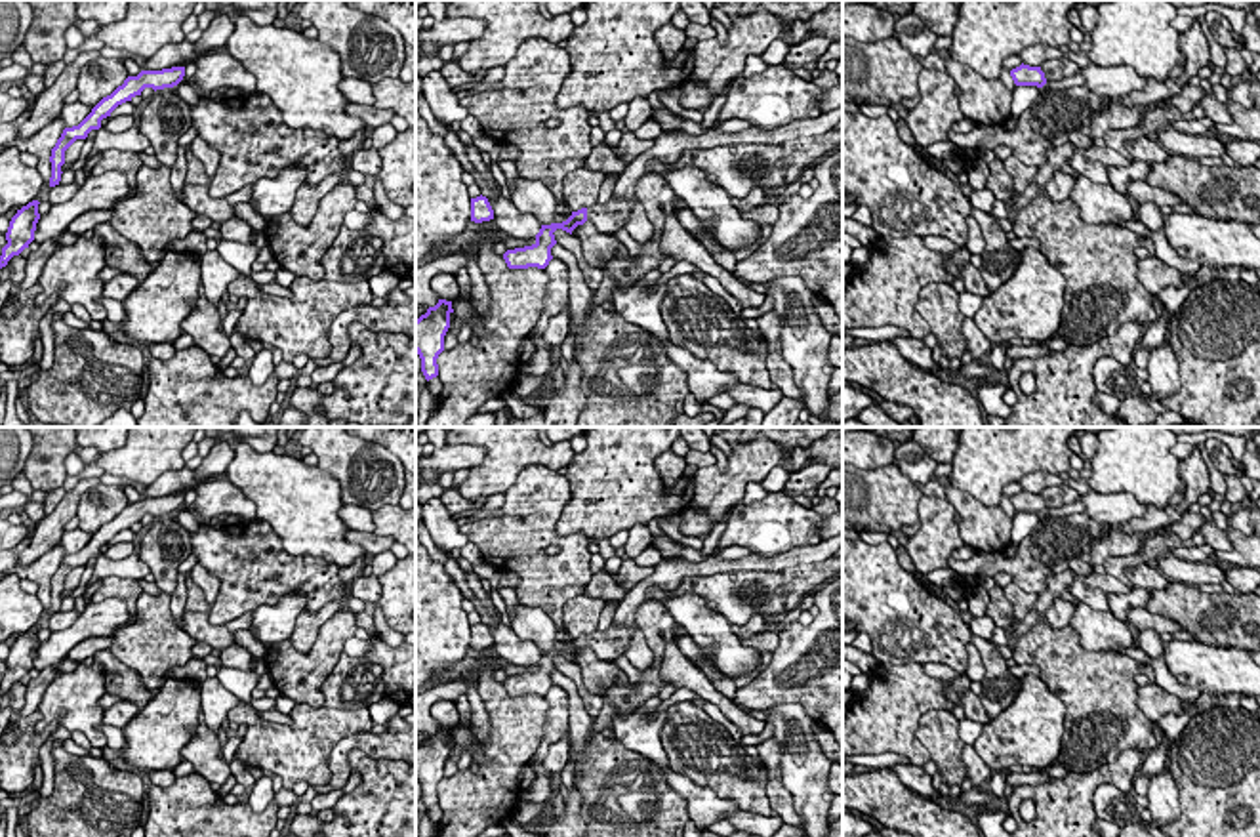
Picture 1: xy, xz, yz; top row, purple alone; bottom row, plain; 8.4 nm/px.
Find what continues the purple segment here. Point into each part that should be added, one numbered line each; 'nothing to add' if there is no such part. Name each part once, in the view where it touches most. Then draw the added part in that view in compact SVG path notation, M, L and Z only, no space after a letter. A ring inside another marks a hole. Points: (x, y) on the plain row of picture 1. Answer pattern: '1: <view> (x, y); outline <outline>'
1: xz (612, 643); outline M610 625L606 631L587 635L587 646L599 660L612 662L625 654L637 625Z

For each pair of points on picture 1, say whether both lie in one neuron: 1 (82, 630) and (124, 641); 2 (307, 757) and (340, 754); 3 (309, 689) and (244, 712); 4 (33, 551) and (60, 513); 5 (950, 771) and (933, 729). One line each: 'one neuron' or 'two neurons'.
1: two neurons
2: two neurons
3: two neurons
4: one neuron
5: one neuron

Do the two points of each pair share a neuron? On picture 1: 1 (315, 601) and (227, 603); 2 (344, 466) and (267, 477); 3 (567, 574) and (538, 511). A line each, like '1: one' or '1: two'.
1: one
2: two
3: one

